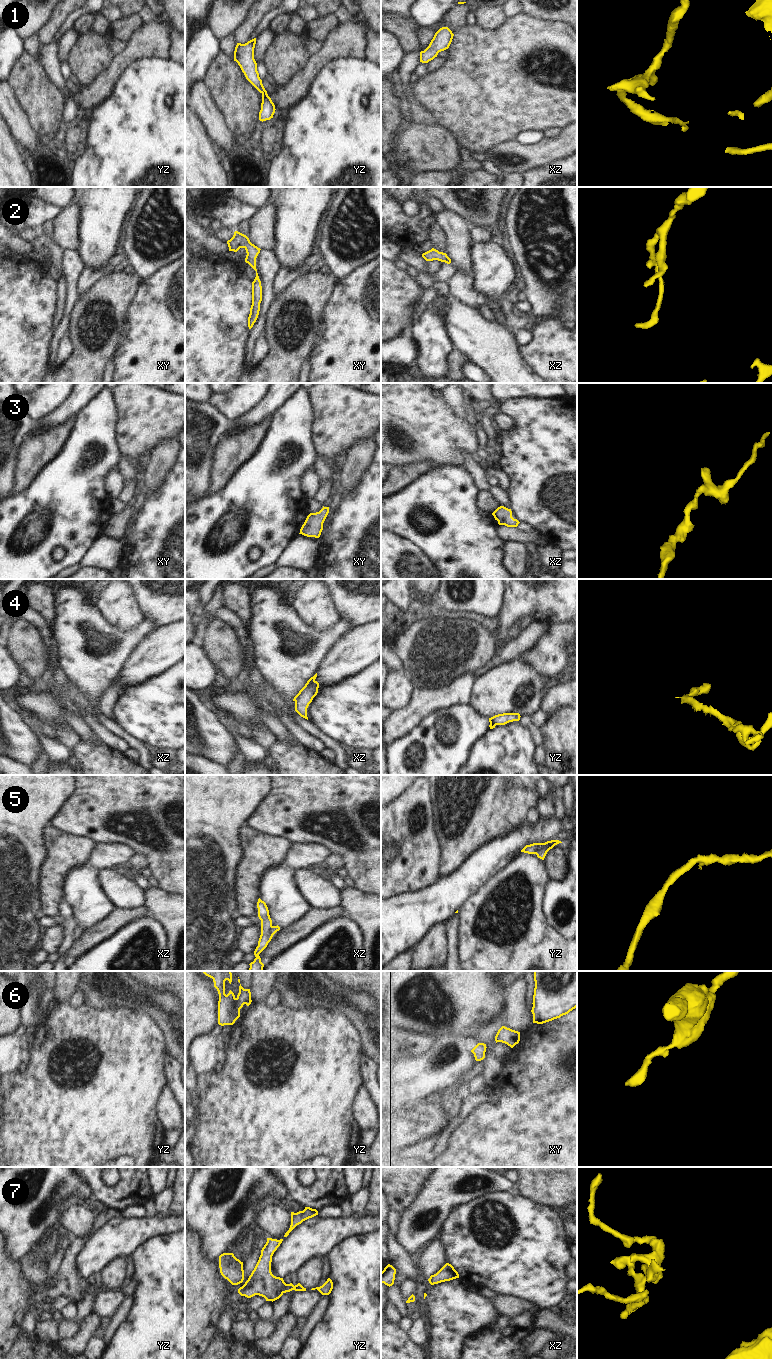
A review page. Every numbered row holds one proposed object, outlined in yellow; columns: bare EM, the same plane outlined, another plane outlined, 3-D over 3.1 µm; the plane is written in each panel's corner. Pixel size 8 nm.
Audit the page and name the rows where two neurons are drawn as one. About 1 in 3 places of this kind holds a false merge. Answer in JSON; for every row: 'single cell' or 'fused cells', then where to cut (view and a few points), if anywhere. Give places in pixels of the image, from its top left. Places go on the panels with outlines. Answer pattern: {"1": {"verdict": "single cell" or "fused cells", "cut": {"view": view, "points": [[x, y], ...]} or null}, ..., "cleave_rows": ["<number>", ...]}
{"1": {"verdict": "single cell", "cut": null}, "2": {"verdict": "single cell", "cut": null}, "3": {"verdict": "single cell", "cut": null}, "4": {"verdict": "single cell", "cut": null}, "5": {"verdict": "single cell", "cut": null}, "6": {"verdict": "single cell", "cut": null}, "7": {"verdict": "single cell", "cut": null}, "cleave_rows": []}

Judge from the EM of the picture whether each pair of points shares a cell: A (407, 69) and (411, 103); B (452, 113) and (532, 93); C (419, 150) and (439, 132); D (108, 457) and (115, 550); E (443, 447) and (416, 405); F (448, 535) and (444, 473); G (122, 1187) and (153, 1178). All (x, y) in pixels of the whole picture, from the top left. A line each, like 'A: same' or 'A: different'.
A: same
B: same
C: same
D: different
E: same
F: same
G: different

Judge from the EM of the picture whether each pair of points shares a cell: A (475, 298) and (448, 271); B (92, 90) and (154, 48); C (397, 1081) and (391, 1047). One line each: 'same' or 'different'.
A: different
B: same
C: different

